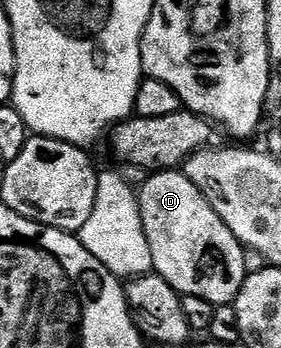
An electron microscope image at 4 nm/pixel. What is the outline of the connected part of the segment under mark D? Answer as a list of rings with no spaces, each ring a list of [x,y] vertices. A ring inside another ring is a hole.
[[[170,170],[168,172],[154,172],[144,177],[141,188],[136,193],[138,208],[141,211],[142,226],[146,232],[147,242],[150,244],[151,258],[153,259],[152,271],[162,276],[182,296],[203,298],[215,306],[229,306],[241,293],[241,287],[247,275],[245,268],[246,249],[227,230],[223,218],[215,214],[211,202],[185,176],[184,171]]]

